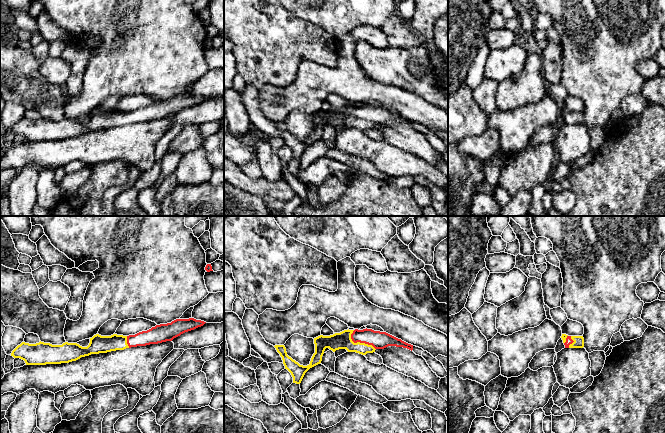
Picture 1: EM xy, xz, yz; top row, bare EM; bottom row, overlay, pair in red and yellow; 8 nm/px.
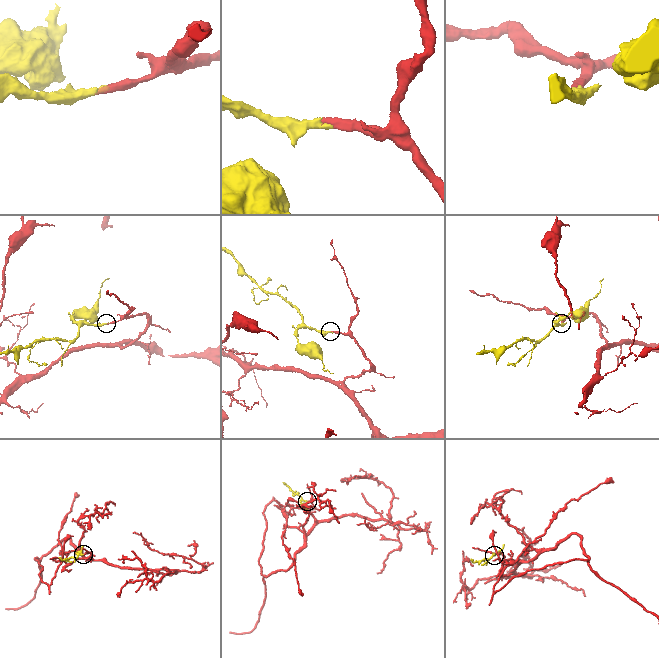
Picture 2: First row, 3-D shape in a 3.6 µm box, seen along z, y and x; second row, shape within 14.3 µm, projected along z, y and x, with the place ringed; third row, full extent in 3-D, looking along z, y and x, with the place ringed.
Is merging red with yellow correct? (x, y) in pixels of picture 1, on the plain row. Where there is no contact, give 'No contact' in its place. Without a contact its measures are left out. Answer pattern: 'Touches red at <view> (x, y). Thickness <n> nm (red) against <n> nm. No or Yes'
Touches red at xz (359, 117). Thickness 140 nm (red) against 140 nm. Yes

